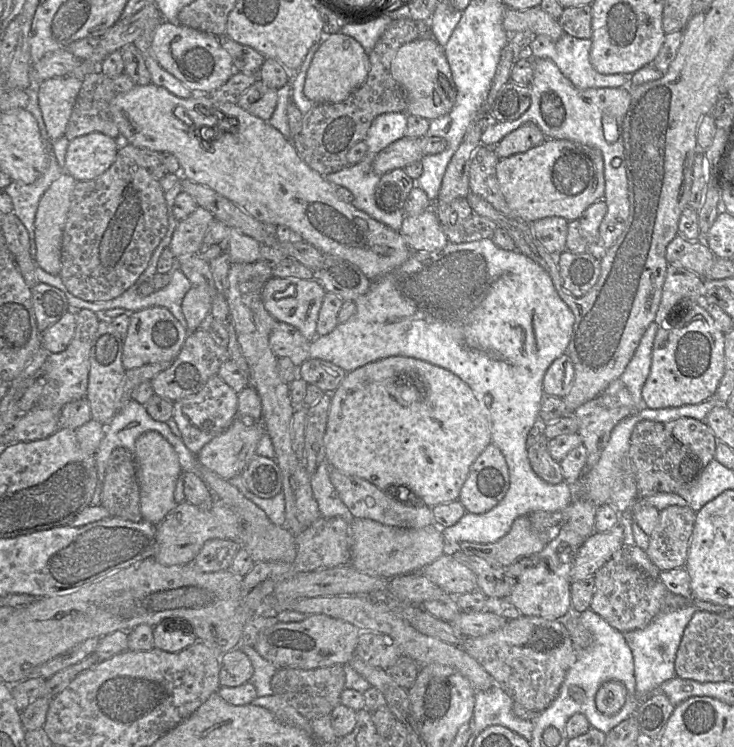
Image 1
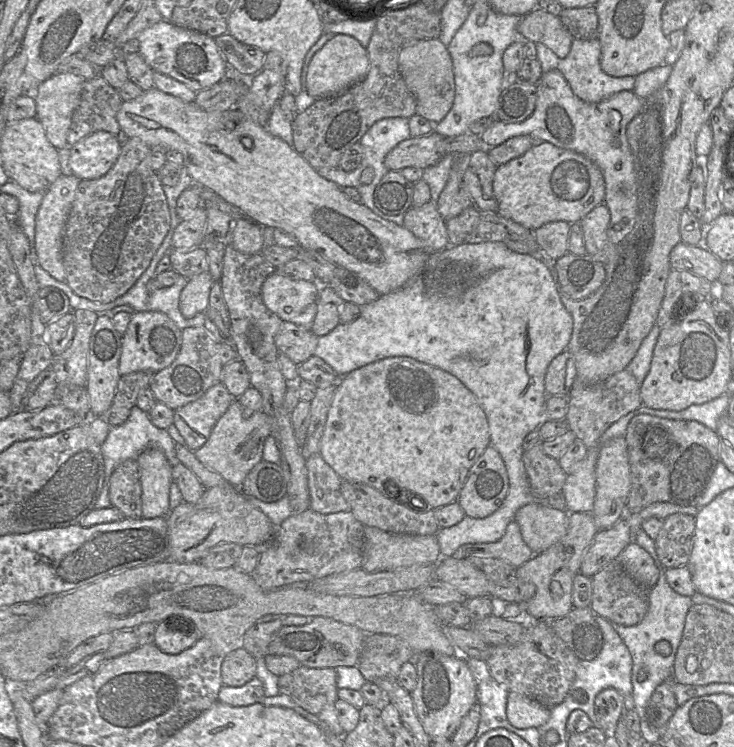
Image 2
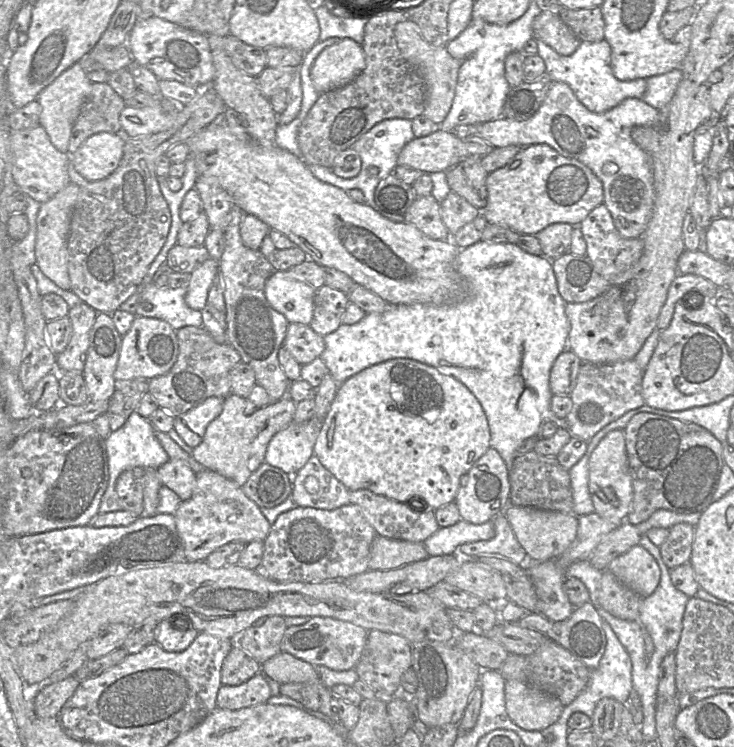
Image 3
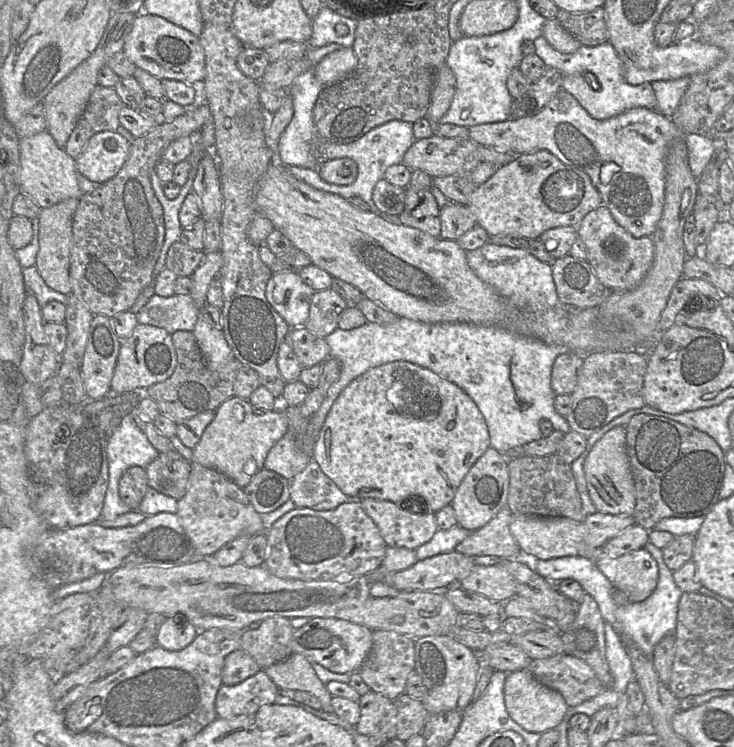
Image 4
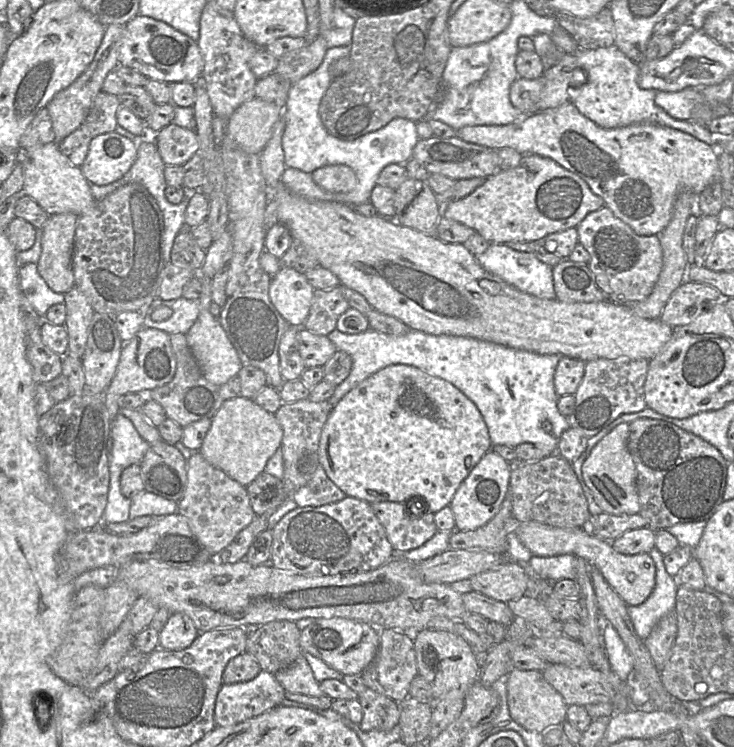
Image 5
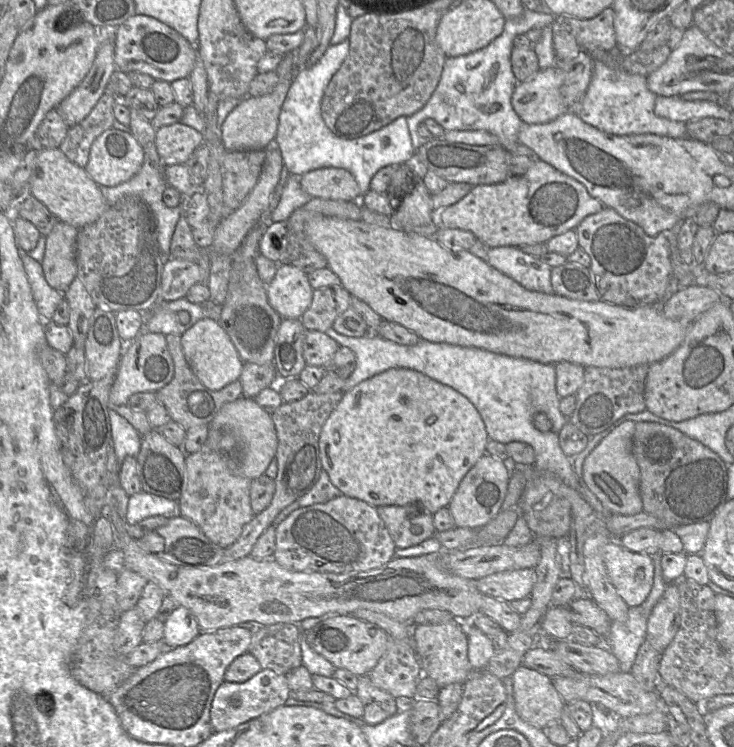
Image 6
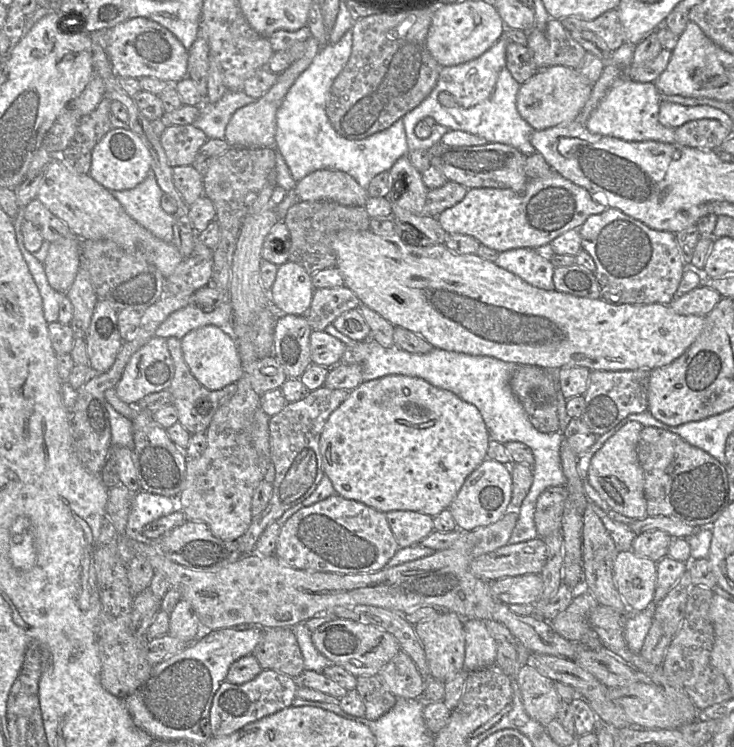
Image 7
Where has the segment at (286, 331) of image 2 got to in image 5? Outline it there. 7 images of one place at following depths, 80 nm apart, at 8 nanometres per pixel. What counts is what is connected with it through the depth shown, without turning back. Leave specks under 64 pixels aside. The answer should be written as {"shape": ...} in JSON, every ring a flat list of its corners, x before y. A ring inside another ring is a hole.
{"shape":[[304,327,299,328,299,352,306,368,323,367,337,348,326,335,317,335]]}

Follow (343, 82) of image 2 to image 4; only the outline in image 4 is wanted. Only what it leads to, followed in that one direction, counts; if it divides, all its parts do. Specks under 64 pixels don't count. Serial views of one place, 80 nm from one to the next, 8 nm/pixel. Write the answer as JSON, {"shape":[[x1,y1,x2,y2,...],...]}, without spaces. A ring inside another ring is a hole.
{"shape":[[342,47,327,54,315,66,315,77,322,86,330,86,351,75,357,66,352,48]]}

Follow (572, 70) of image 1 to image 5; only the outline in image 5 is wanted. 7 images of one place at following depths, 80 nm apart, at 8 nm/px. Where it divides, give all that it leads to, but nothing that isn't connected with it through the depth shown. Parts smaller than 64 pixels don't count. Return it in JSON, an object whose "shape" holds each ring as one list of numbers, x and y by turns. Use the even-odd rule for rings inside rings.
{"shape":[[540,33,532,37,535,52,540,57,554,55,560,60,564,55,573,55,577,64,587,75,587,82,580,87,569,87,570,101,578,111,596,125,606,128,618,128,632,124,655,124,673,128,697,138,712,147,717,146,718,136,712,134,706,125,692,120,678,120,671,117,655,104,657,90,642,89,637,83,639,66,631,61,617,46,584,50,578,48,573,53,565,53,551,39,550,34]]}

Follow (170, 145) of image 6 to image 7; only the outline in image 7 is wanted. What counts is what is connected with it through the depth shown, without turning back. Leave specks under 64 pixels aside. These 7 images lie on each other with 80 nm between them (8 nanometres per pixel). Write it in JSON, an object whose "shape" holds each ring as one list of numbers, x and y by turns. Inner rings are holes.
{"shape":[[192,124,168,126,160,135,160,143,166,154,168,164,172,168,176,166,192,165,198,150,207,140,206,134]]}

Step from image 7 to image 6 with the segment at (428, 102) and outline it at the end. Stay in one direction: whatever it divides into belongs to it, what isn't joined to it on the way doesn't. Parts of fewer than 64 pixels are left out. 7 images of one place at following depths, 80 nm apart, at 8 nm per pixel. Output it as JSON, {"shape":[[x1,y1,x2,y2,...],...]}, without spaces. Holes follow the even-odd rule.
{"shape":[[524,7,518,17,506,19,503,32,486,47,461,56,447,57,440,81,425,106,407,117,408,128,414,150,435,138,419,136,418,126,431,118,445,131,485,130,495,135,498,143,511,154,533,156,534,152,520,143,519,130,523,121,514,111,511,98,518,84,511,66,513,40,519,34,526,34,533,28,542,29,552,25,555,17,550,12,535,12]]}

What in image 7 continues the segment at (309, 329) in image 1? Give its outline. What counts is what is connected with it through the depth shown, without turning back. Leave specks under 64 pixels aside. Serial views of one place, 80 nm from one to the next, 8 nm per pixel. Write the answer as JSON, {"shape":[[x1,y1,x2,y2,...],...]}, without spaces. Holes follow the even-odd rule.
{"shape":[[287,261,278,266,269,291,271,305,279,314,305,315,314,290,310,274,301,265]]}

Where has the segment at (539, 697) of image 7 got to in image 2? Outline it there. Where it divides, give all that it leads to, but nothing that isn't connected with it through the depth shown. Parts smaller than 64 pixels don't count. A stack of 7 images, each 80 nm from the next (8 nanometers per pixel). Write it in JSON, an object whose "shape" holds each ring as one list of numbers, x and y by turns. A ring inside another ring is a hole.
{"shape":[[509,691,507,720,518,729,539,728,550,718,550,709,514,691]]}

